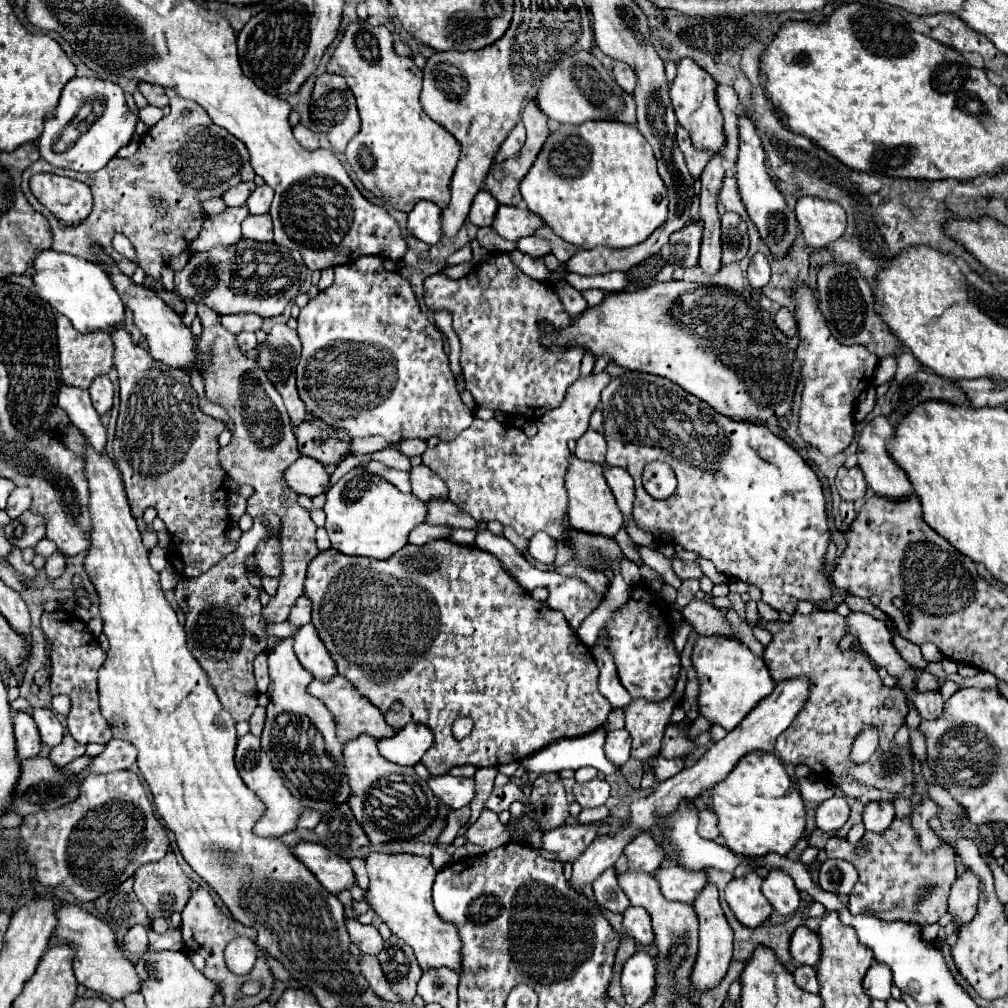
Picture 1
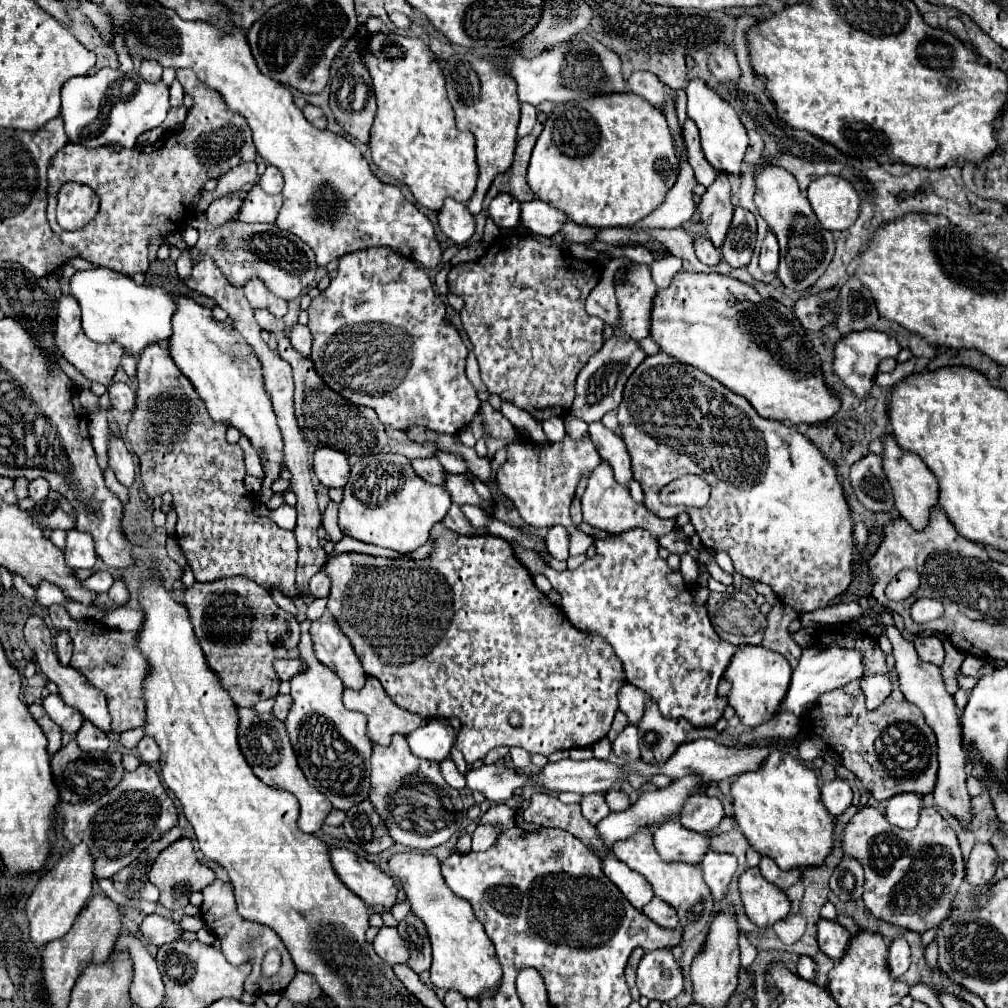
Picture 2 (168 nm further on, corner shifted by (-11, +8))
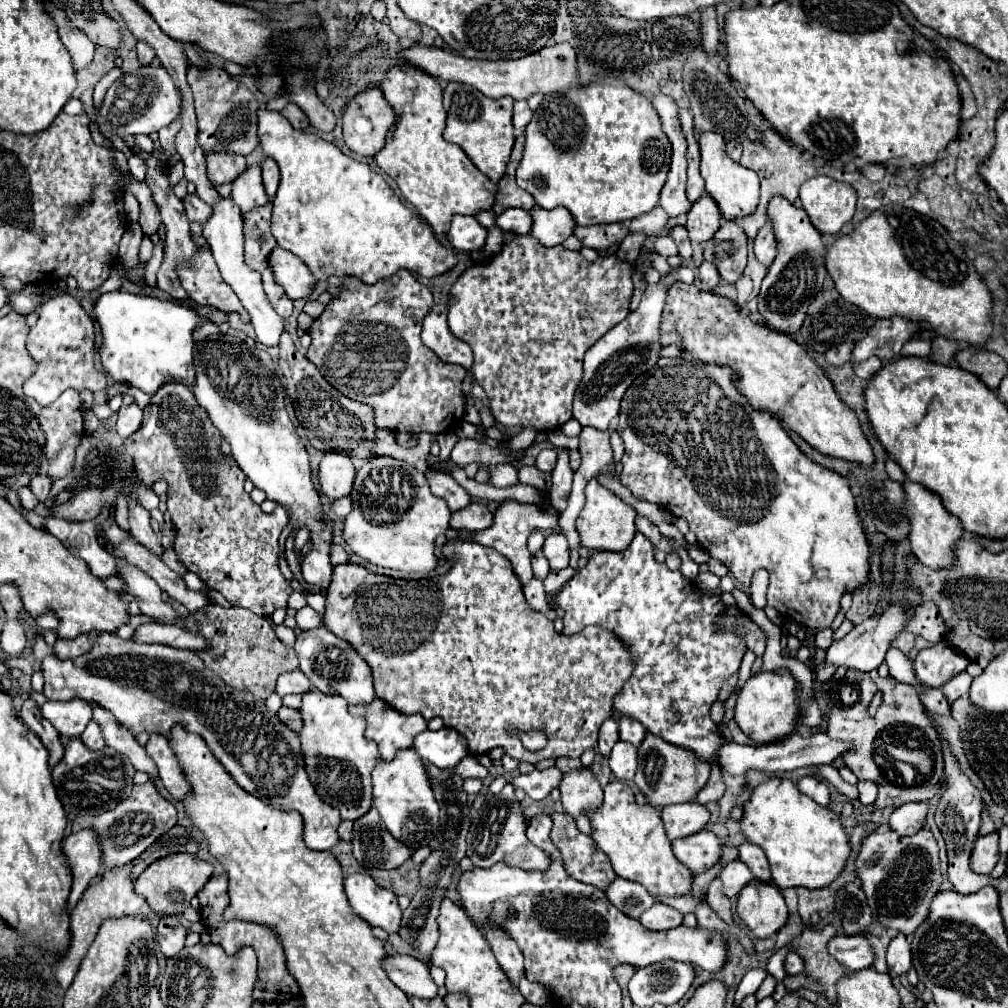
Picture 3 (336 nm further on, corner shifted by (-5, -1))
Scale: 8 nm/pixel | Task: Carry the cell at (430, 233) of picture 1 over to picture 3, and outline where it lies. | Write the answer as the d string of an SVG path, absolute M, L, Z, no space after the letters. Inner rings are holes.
M455 215L447 239L453 245L453 249L471 253L471 251L483 249L485 239L487 239L487 229L483 225L479 225L479 221L475 217Z

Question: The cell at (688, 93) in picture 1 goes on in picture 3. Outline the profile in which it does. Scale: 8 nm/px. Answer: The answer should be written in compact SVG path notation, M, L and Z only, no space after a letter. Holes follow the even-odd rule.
M703 133L699 137L699 145L701 145L701 175L705 179L705 191L715 199L723 219L737 221L751 215L759 205L759 177L751 169L745 169L727 157L723 137L715 133Z

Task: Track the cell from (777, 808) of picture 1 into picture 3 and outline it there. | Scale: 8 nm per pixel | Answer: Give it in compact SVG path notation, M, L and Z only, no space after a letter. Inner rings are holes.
M771 777L753 789L751 799L745 803L741 831L747 841L765 851L773 883L779 889L827 887L839 877L851 853L849 837L839 817L829 807L821 807L799 793L797 785L789 779Z

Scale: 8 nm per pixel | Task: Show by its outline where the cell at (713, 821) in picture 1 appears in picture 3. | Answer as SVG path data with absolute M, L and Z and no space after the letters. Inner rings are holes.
M677 803L661 809L661 819L669 841L689 837L705 829L709 821L709 811L699 803Z

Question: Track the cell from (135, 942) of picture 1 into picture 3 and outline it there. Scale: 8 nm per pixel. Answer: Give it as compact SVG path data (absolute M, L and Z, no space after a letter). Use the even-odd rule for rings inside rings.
M165 915L159 921L157 941L165 957L177 955L185 945L185 937L187 937L187 925L183 925L179 915Z

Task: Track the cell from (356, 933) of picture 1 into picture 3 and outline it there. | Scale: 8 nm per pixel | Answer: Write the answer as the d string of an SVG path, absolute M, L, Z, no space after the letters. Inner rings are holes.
M393 955L385 959L385 971L389 979L409 997L433 999L439 987L433 983L429 975L429 967L407 955Z

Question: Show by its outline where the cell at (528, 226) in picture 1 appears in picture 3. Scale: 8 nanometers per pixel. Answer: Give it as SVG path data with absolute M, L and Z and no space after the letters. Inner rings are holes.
M555 207L553 211L533 209L533 229L531 235L537 237L545 247L561 245L569 235L573 235L577 223L567 207Z

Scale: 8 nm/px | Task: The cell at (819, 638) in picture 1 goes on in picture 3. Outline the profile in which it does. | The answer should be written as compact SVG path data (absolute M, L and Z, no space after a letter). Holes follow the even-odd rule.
M851 671L845 675L845 679L859 687L859 699L851 707L841 707L837 703L829 703L829 729L827 735L837 741L853 743L855 747L843 755L845 765L859 777L873 781L879 787L879 797L875 801L877 809L887 807L899 807L909 801L929 801L933 799L943 783L943 747L939 733L935 731L919 693L913 685L901 683L895 677L879 677L877 671L859 673ZM875 693L881 693L881 705L875 715L869 715L869 705L875 697ZM897 751L915 751L915 759L911 763L905 763L897 757ZM917 773L925 775L923 783L915 783Z

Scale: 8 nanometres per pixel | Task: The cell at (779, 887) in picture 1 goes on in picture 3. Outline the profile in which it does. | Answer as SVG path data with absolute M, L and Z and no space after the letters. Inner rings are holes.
M743 841L739 845L739 859L751 869L755 879L759 879L759 881L769 881L771 879L767 857L765 857L765 853L763 853L763 849L759 845Z

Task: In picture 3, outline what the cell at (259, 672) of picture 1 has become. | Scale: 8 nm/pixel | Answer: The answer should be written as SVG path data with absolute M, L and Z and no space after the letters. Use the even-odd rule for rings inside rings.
M299 669L291 671L291 673L283 673L283 677L279 677L277 681L277 693L281 697L289 695L289 693L307 693L311 689L311 681L307 681L307 677L303 677L303 673Z

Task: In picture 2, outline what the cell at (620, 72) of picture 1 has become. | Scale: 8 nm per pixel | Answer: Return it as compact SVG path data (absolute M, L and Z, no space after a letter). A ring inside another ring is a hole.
M645 70L633 72L629 76L627 84L629 84L629 90L633 94L645 98L655 108L661 108L665 96L673 96L675 98L675 92L671 88L665 88L665 84L653 72L645 72Z

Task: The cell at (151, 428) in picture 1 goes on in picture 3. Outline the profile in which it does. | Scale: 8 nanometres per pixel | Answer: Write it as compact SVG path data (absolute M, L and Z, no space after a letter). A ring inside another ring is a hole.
M163 385L163 389L159 389L159 393L155 393L155 397L151 397L151 403L145 407L143 413L145 413L145 415L143 415L143 425L141 425L139 433L135 433L135 437L127 437L127 441L125 441L125 451L133 457L135 471L137 471L137 475L139 475L139 479L141 479L143 483L153 485L157 479L165 479L165 481L169 483L169 491L167 491L167 495L169 495L169 507L167 507L167 511L171 513L171 519L173 519L173 525L175 525L175 531L177 531L173 549L175 549L177 557L181 559L181 563L187 567L187 571L197 573L211 589L219 591L227 601L235 603L237 607L249 609L249 611L253 611L253 613L257 613L257 615L265 615L265 617L269 617L269 615L271 615L275 609L279 609L279 607L287 607L287 599L289 599L289 595L293 593L293 589L291 589L291 585L283 579L283 575L281 575L281 571L279 571L279 565L277 565L277 555L279 555L279 543L277 543L277 541L279 541L281 531L283 531L285 525L287 525L287 513L285 513L281 507L277 507L273 513L265 515L265 513L261 511L261 507L259 507L257 503L253 503L253 499L249 497L249 493L243 491L243 483L245 483L245 479L247 479L245 473L239 469L239 465L237 465L235 461L231 463L231 461L227 461L227 459L221 455L221 451L219 451L219 447L221 447L221 433L211 425L211 419L209 419L207 411L203 411L201 405L195 401L191 389L187 389L185 385Z

